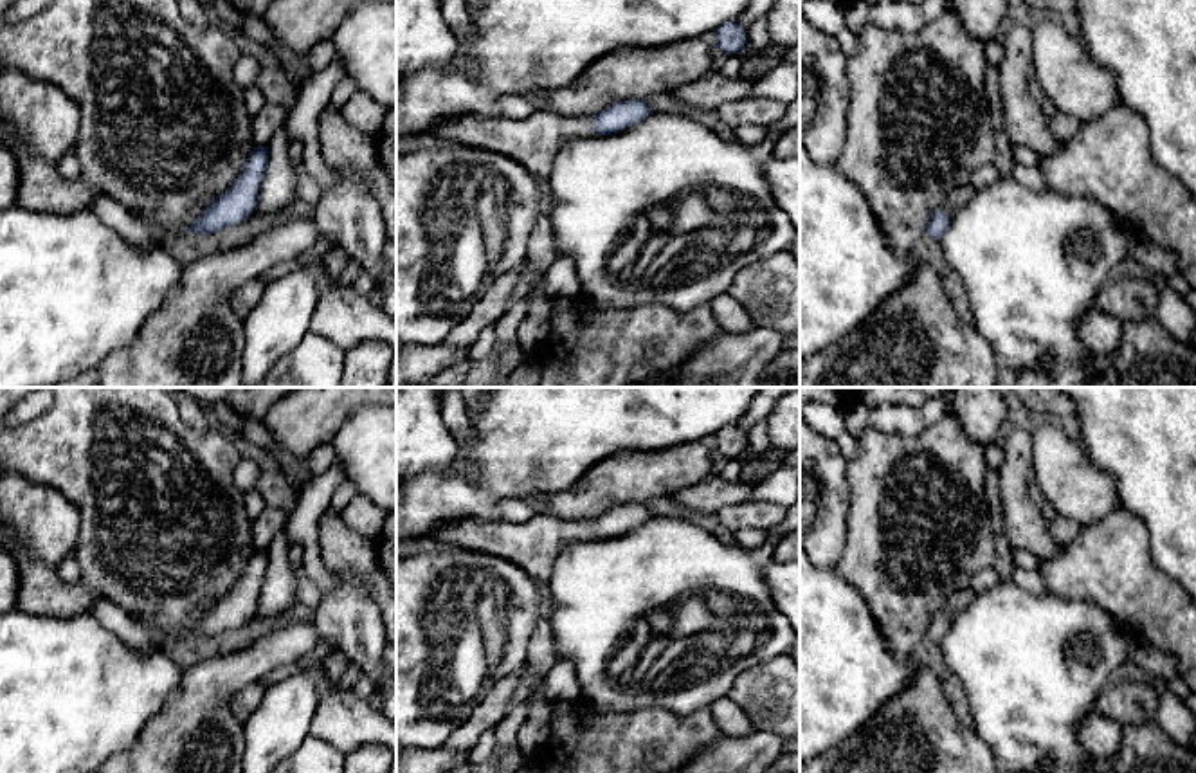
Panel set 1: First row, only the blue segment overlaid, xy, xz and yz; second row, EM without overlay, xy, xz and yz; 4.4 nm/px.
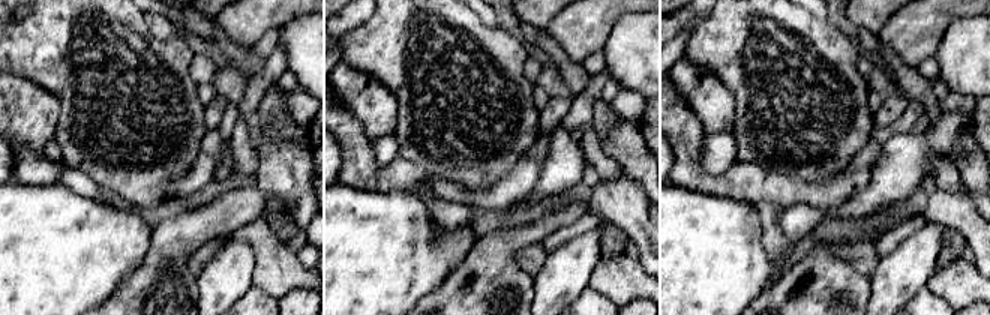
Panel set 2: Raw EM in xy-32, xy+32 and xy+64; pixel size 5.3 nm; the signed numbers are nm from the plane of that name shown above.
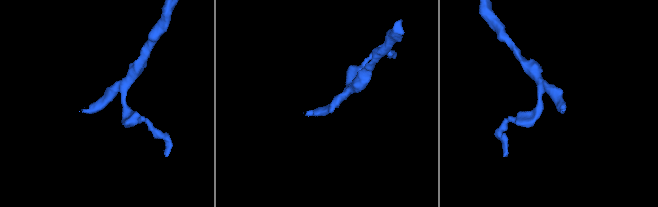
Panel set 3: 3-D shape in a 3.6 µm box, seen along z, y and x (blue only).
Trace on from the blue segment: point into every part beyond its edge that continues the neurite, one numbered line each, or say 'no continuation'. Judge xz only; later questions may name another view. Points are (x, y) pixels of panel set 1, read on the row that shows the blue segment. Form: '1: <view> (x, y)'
1: xz (535, 141)

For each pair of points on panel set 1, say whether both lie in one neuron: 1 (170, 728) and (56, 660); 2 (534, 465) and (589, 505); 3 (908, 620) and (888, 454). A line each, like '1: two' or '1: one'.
1: two
2: two
3: one

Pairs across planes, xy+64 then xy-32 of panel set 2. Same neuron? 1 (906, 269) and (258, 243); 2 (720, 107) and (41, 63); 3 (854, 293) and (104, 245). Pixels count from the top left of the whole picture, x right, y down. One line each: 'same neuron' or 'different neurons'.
1: different neurons
2: different neurons
3: different neurons

